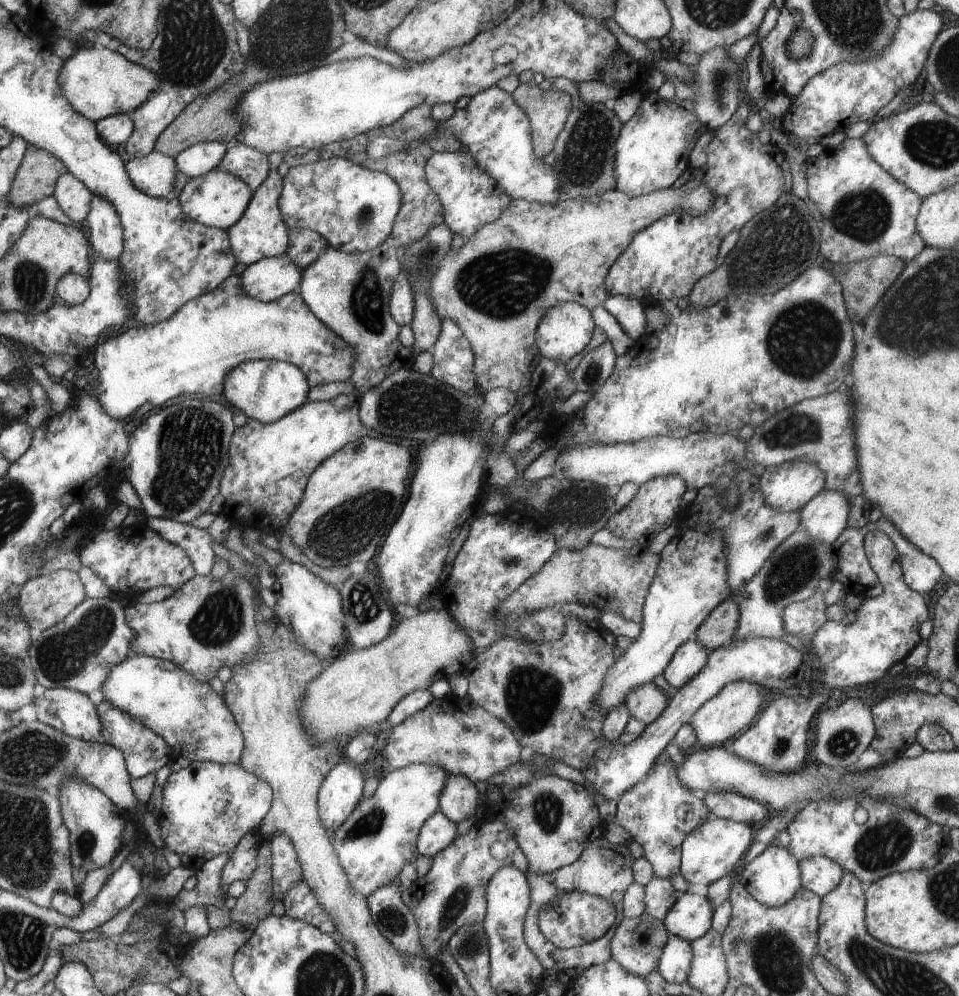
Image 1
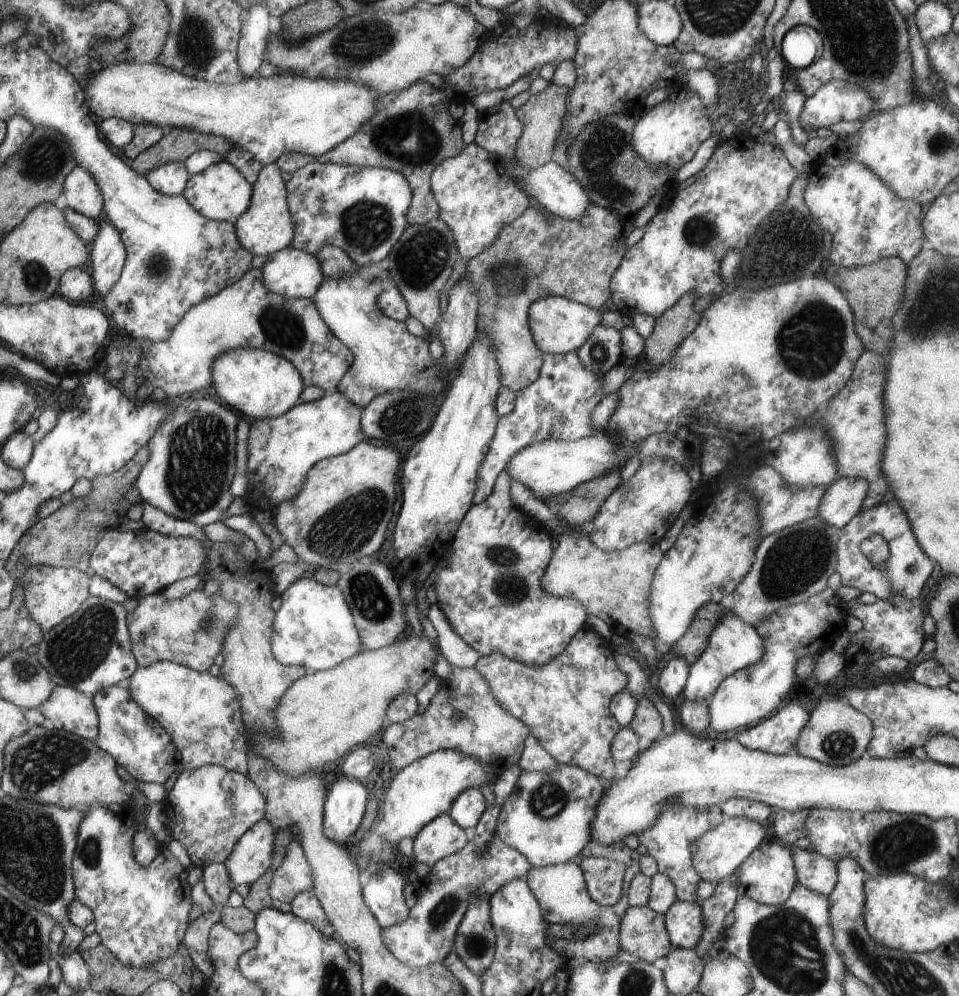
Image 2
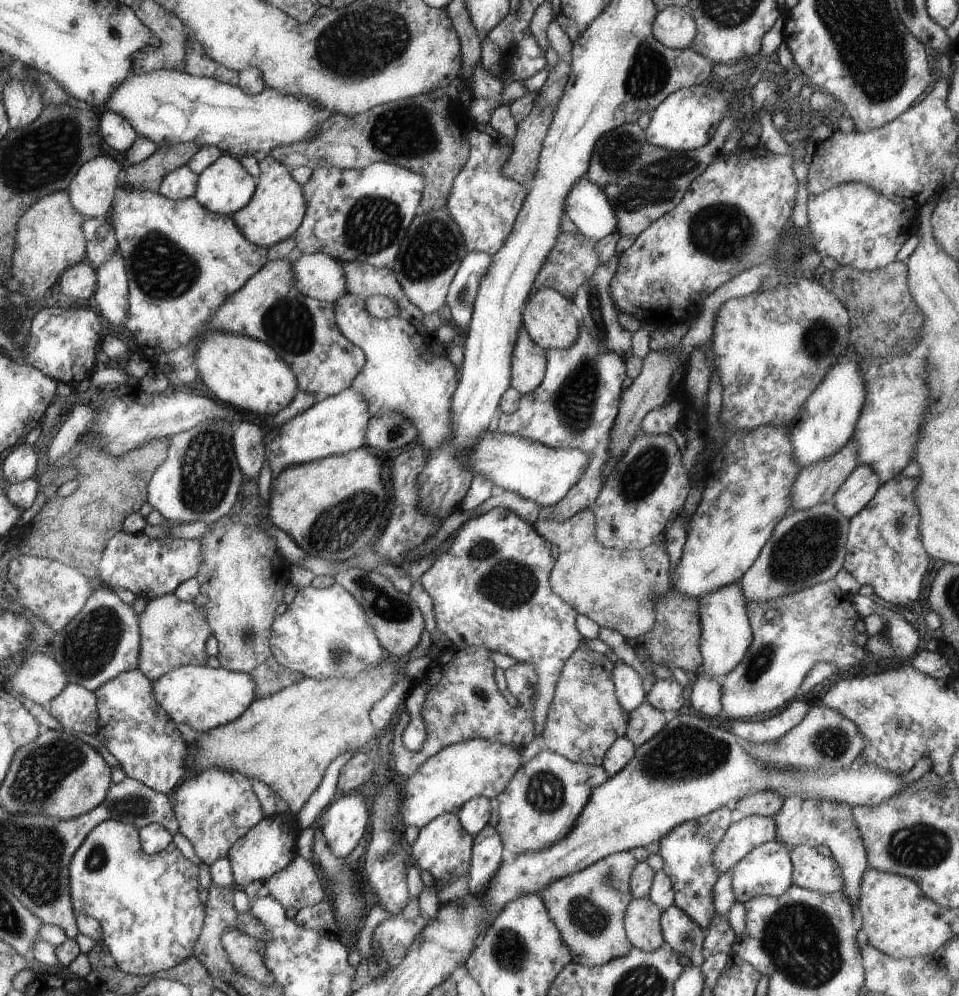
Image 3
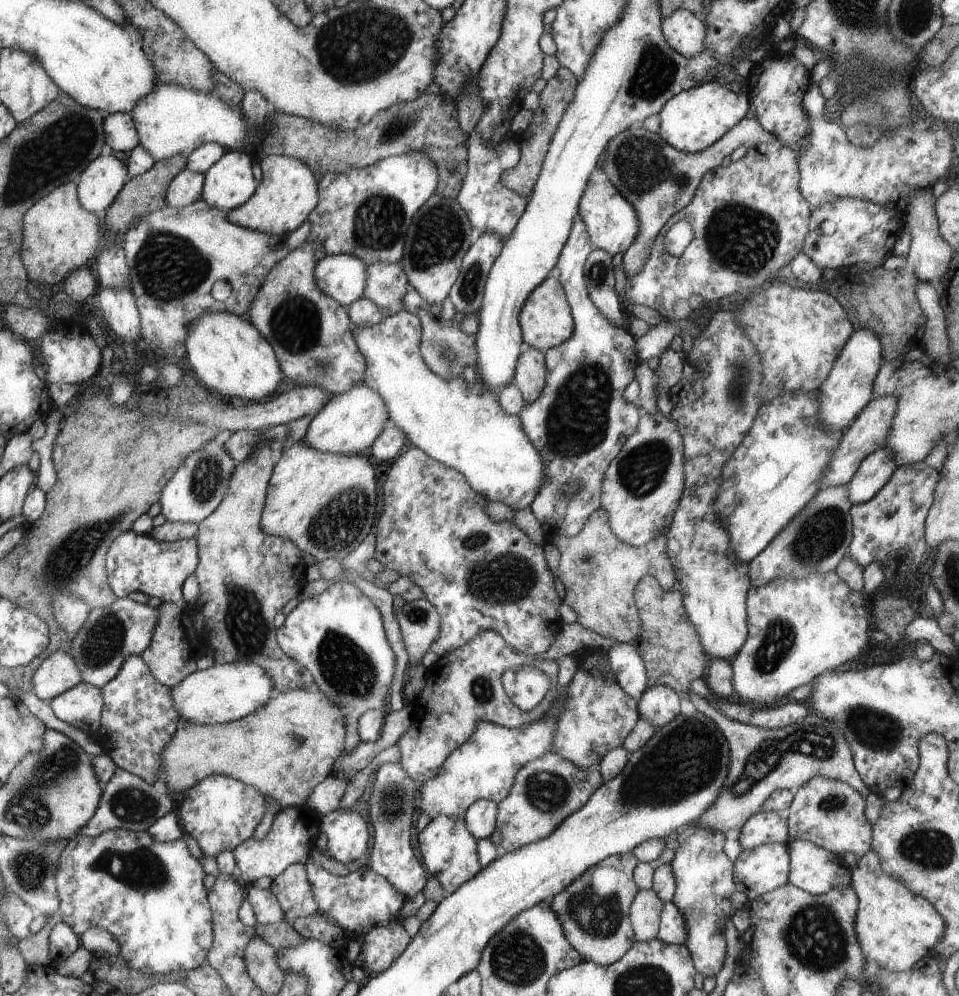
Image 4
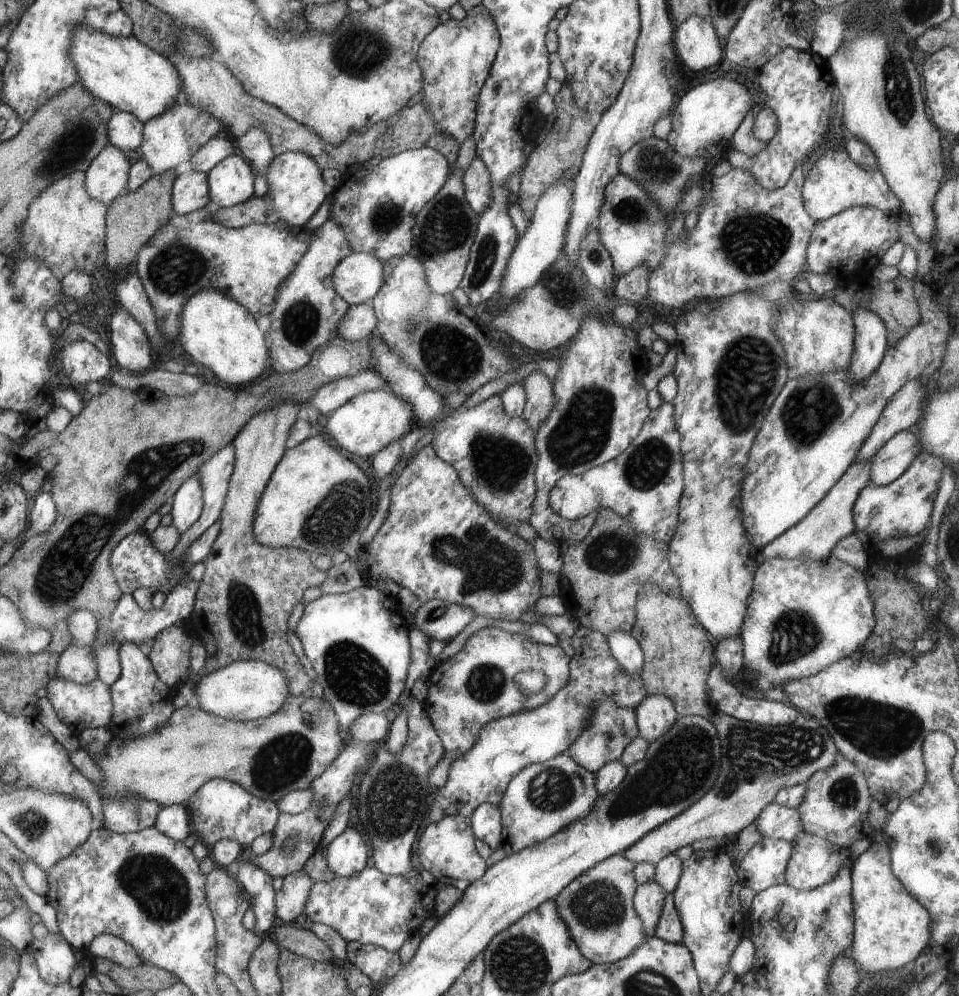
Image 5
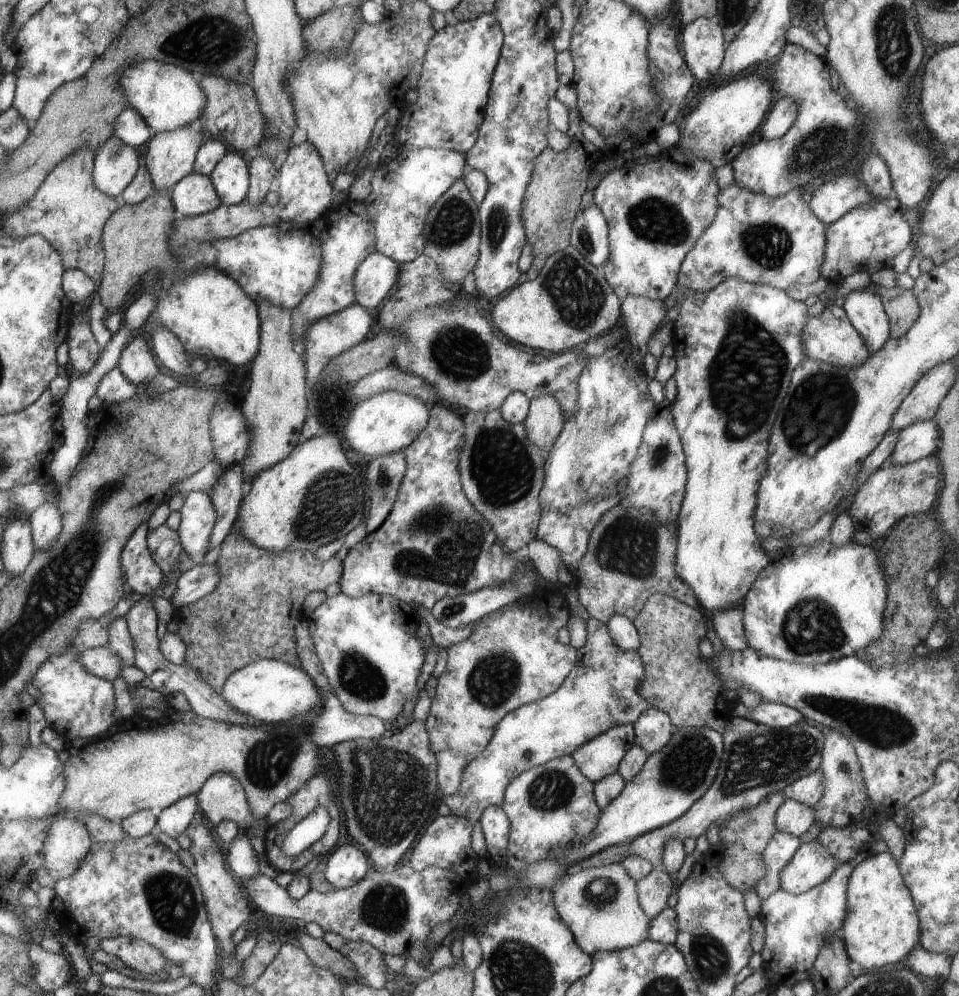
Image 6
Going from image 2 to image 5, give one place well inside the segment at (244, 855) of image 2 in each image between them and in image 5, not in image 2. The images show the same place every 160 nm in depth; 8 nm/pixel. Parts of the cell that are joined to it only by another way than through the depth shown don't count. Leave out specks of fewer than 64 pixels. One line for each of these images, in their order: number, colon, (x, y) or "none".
3: (270, 846)
4: (291, 839)
5: (307, 827)

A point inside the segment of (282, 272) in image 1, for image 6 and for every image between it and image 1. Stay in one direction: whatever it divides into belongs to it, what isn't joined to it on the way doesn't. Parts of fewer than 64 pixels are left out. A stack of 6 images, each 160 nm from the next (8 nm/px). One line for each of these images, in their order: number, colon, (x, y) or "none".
2: (291, 272)
3: (320, 276)
4: (343, 277)
5: (358, 278)
6: (376, 277)

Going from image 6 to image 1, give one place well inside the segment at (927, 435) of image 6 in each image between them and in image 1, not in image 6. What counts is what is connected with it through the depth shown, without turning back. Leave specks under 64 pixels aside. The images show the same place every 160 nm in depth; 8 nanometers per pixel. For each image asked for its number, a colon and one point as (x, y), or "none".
1: (825, 516)
2: (844, 497)
3: (859, 488)
4: (876, 469)
5: (891, 461)

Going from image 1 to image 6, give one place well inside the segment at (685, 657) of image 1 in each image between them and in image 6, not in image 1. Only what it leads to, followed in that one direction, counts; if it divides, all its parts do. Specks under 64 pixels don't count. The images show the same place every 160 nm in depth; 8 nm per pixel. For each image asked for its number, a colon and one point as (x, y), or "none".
2: (671, 682)
3: (665, 695)
4: (659, 705)
5: (656, 714)
6: (653, 730)

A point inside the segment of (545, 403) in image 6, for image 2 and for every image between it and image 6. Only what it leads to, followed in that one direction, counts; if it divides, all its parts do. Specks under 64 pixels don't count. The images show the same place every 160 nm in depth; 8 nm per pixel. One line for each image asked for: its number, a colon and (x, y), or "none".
2: (532, 258)
3: (528, 365)
4: (530, 372)
5: (540, 397)

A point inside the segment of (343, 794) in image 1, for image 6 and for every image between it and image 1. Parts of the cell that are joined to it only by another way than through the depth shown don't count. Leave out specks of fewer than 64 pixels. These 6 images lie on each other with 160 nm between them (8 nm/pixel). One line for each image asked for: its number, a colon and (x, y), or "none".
2: (345, 806)
3: (344, 821)
4: (347, 834)
5: (346, 856)
6: (348, 865)

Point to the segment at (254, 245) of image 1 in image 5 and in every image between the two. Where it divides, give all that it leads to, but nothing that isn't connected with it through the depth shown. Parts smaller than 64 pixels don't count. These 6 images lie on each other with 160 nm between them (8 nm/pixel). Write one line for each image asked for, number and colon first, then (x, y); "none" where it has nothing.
2: (267, 227)
3: (278, 207)
4: (288, 192)
5: (296, 189)

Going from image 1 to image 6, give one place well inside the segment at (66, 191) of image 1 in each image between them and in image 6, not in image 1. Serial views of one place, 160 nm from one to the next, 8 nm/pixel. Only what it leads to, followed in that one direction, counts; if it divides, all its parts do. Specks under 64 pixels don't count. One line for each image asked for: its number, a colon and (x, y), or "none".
2: (83, 194)
3: (92, 191)
4: (105, 176)
5: (106, 178)
6: (116, 165)

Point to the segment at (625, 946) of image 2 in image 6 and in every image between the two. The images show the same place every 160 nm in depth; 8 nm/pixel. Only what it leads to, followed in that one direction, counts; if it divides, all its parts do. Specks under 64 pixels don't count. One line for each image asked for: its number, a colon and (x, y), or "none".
3: (642, 917)
4: (645, 911)
5: (648, 899)
6: (653, 890)

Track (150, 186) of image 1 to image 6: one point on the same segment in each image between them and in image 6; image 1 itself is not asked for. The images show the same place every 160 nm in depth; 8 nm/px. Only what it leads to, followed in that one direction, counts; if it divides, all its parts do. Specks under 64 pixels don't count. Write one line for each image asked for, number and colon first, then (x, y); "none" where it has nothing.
2: (171, 179)
3: (181, 183)
4: (188, 187)
5: (190, 192)
6: (195, 195)

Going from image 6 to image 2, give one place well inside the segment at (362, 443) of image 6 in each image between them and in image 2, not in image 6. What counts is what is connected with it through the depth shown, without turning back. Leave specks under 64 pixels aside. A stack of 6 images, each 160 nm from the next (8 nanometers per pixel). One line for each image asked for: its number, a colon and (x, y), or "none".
2: (282, 450)
3: (339, 424)
4: (349, 423)
5: (365, 425)

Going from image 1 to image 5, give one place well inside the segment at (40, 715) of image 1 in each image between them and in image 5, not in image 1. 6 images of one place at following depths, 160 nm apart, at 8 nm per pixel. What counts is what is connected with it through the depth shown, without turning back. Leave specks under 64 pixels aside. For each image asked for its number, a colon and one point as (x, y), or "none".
2: (68, 709)
3: (75, 708)
4: (82, 706)
5: (80, 706)

